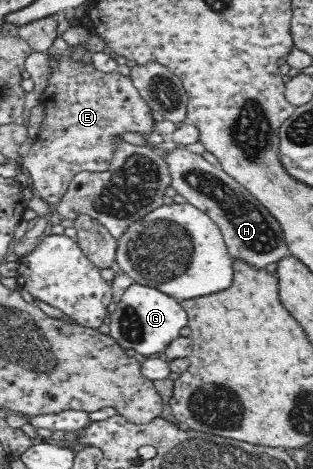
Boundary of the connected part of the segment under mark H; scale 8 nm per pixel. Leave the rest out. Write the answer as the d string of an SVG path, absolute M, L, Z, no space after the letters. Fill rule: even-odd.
M183 145L158 151L167 163L171 188L215 222L233 260L240 258L255 268L265 268L271 262L293 256L288 251L281 225L269 213L269 209L221 166L209 163L203 155L193 153Z

